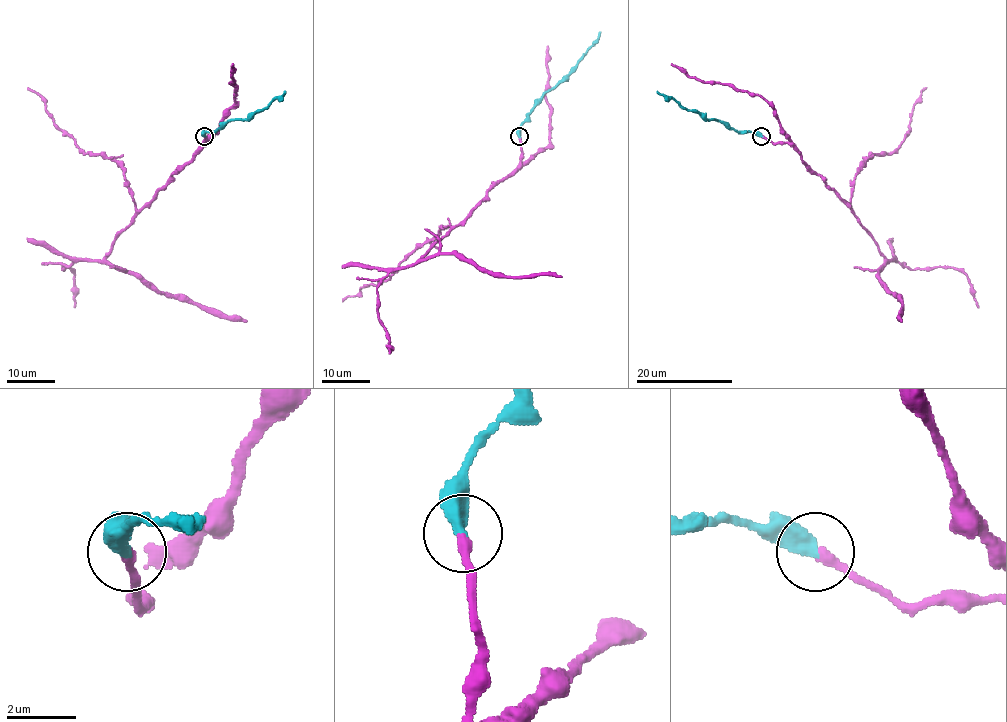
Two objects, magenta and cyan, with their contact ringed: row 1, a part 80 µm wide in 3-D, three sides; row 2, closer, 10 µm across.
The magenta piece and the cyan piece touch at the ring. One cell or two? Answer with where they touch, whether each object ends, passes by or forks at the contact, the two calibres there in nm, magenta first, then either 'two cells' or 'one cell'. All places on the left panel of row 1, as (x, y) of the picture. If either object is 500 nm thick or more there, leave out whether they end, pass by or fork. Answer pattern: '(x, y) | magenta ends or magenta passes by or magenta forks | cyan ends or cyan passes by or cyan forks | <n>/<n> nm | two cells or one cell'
(204, 136) | magenta ends | cyan ends | 300/480 nm | one cell

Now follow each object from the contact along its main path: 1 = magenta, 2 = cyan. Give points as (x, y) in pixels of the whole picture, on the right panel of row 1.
1: (762, 136), (774, 143), (789, 143), (874, 240), (885, 259), (879, 279), (901, 301), (902, 322)
2: (762, 136), (736, 131), (716, 119), (704, 119), (657, 91)

